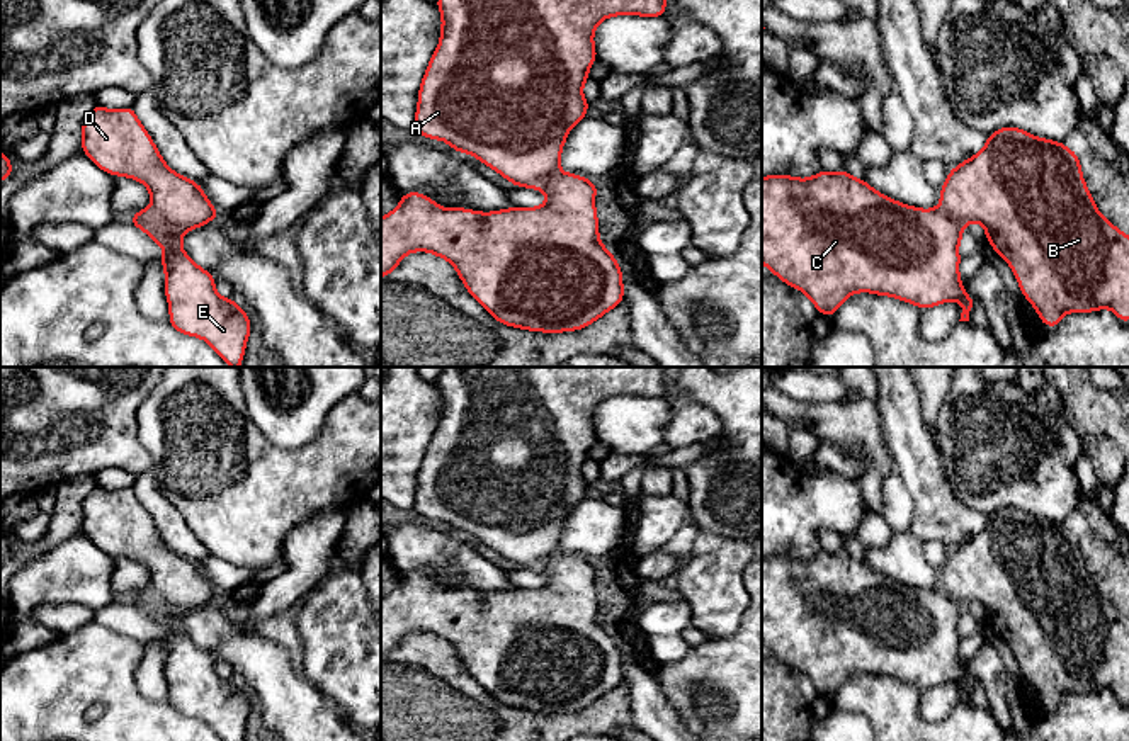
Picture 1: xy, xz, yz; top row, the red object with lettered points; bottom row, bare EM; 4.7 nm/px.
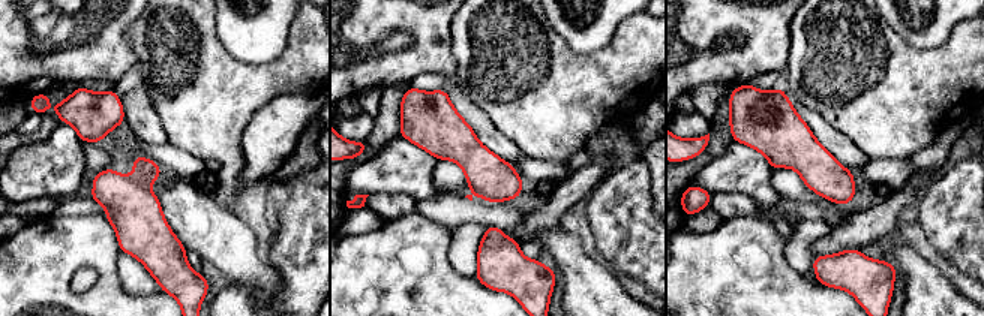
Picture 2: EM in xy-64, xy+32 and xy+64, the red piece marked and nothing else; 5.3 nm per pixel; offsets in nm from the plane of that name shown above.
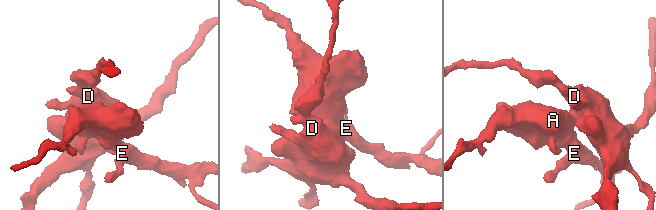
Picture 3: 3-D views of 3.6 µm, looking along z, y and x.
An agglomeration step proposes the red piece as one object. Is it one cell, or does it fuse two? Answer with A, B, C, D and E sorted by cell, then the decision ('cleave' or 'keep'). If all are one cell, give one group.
A C E / B D; cleave

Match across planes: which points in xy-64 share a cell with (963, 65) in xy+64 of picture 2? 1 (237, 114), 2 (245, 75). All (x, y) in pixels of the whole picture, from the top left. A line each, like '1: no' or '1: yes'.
1: yes
2: yes

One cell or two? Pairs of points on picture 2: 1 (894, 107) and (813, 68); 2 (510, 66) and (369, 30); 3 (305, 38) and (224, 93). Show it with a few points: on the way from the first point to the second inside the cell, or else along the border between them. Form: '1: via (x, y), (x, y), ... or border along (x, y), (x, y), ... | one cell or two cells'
1: via (875, 89), (852, 68), (833, 68) | one cell
2: border along (455, 17), (450, 48), (456, 74), (449, 80) | two cells
3: via (290, 60), (269, 81), (246, 87) | one cell

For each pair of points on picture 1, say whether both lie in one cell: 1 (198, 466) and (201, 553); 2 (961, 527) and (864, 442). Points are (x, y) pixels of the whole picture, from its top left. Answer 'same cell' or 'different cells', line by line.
1: different cells
2: different cells

